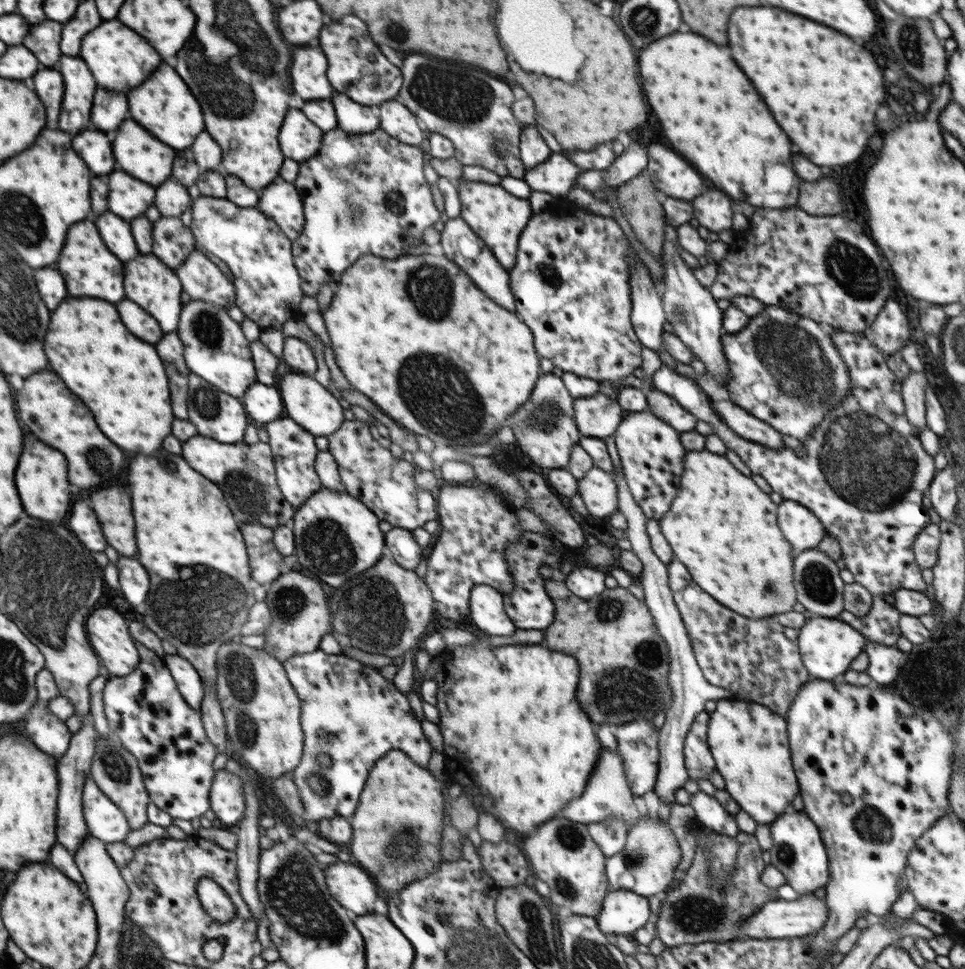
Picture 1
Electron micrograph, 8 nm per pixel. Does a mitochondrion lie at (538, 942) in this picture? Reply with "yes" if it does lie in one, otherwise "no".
yes

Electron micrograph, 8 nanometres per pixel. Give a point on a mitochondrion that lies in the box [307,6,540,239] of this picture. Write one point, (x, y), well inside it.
(463, 97)

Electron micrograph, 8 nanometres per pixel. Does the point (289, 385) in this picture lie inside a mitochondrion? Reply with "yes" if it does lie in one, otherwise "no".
no

